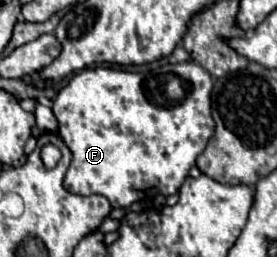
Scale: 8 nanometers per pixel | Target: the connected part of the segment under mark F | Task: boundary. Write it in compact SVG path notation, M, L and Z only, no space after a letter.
M196 62L166 64L148 74L112 68L86 68L80 74L74 74L52 100L52 110L60 124L58 132L74 156L64 186L82 196L106 196L112 208L130 208L150 194L178 194L190 168L196 164L198 154L206 148L216 130L210 112L210 94L212 78Z

